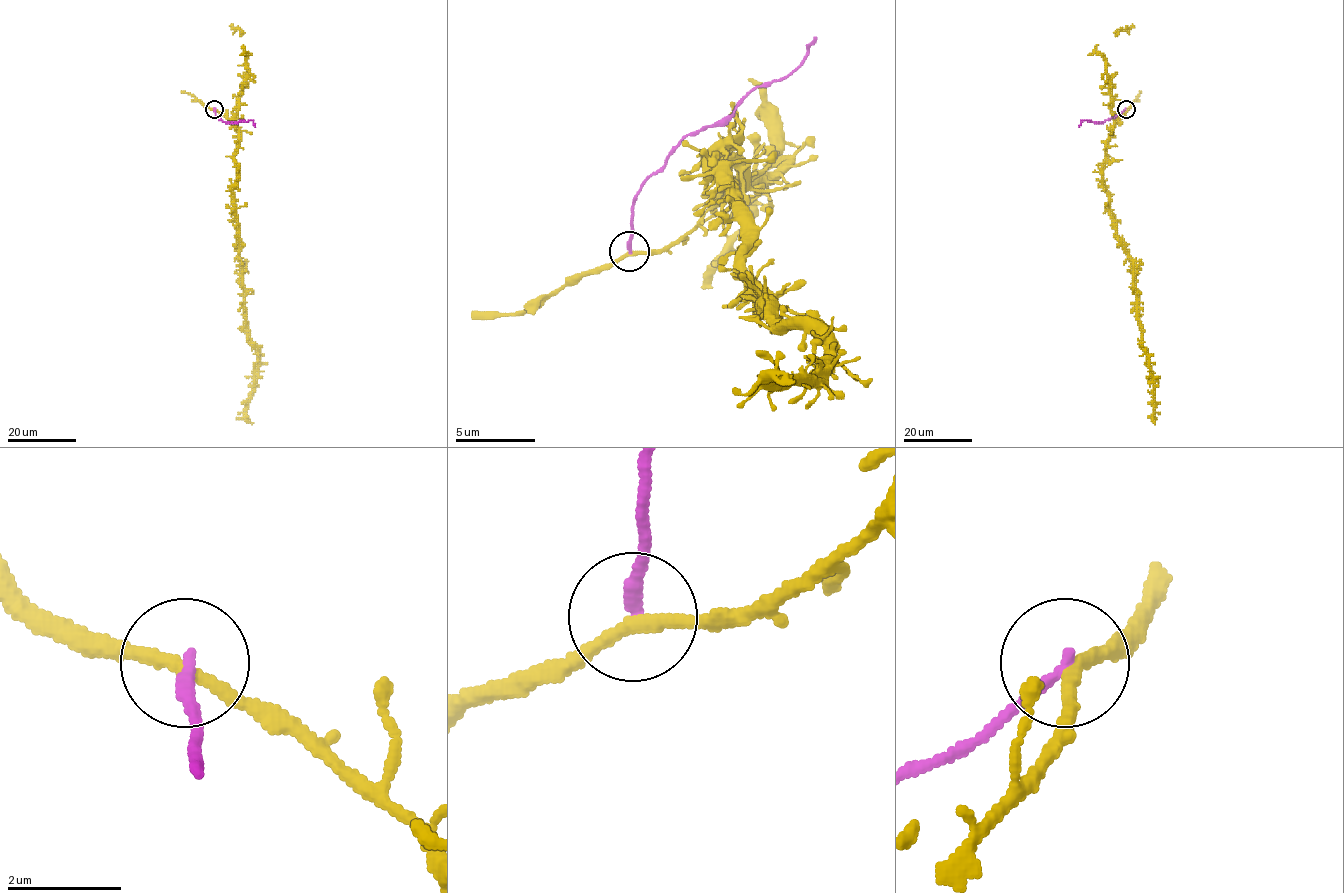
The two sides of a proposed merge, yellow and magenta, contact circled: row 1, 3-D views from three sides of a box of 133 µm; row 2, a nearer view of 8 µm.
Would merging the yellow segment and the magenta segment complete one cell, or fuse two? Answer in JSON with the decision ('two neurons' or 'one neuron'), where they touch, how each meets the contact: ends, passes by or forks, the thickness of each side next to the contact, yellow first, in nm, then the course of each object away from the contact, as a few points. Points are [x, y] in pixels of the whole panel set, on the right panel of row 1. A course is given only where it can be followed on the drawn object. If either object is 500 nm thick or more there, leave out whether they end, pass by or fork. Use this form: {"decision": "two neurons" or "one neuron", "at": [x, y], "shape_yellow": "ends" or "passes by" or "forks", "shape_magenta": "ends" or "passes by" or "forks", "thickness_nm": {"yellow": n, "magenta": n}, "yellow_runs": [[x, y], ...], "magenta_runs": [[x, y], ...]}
{"decision": "two neurons", "at": [1126, 109], "shape_yellow": "passes by", "shape_magenta": "ends", "thickness_nm": {"yellow": 240, "magenta": 220}, "yellow_runs": [[1126, 109], [1111, 132], [1103, 185], [1109, 196], [1108, 212], [1115, 236], [1133, 265], [1155, 422]], "magenta_runs": [[1126, 109], [1102, 123], [1083, 120], [1079, 126]]}

